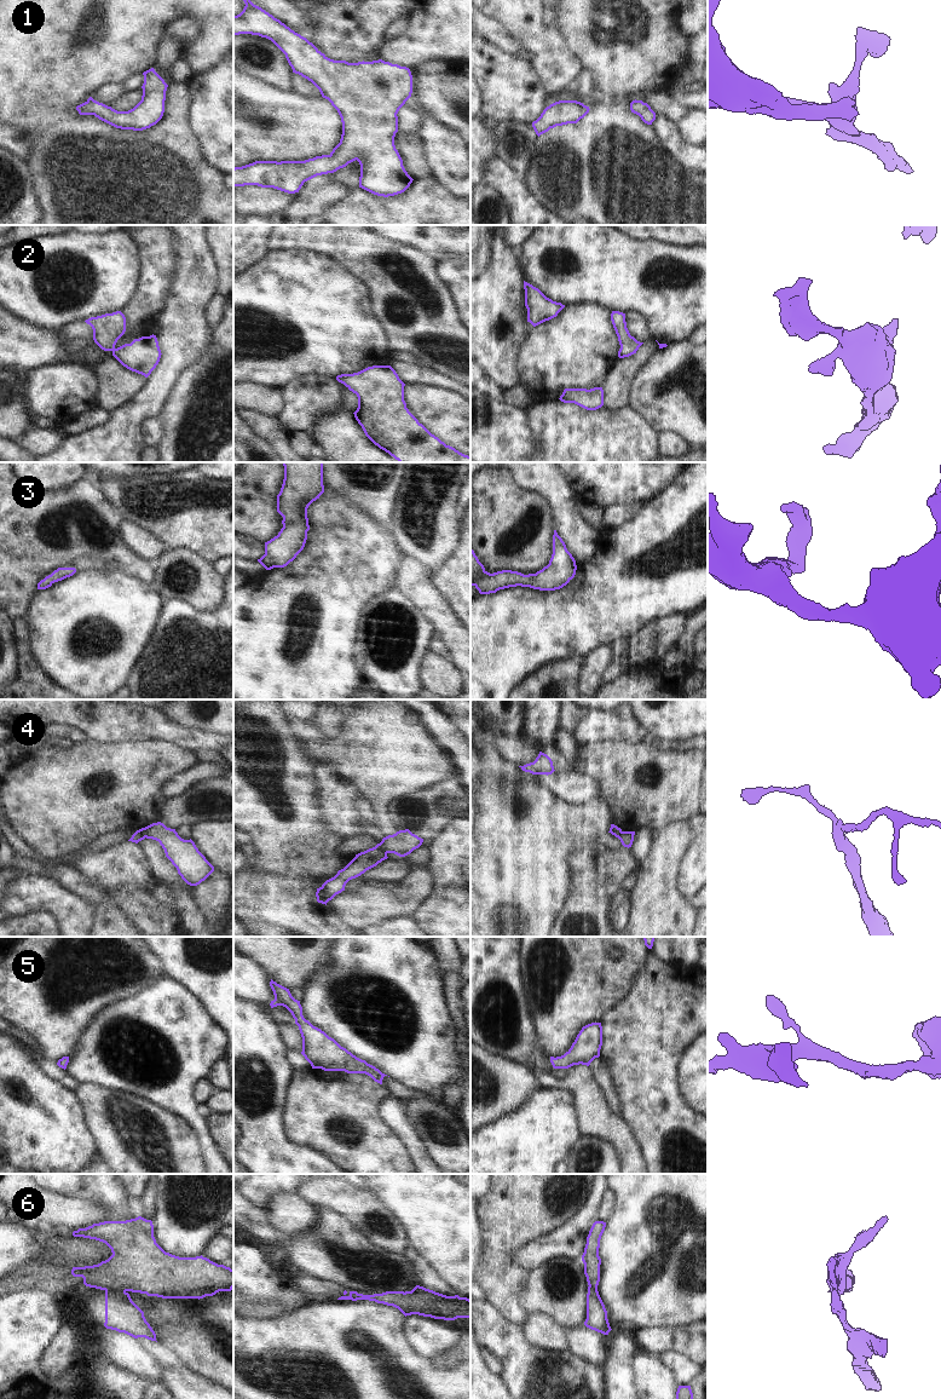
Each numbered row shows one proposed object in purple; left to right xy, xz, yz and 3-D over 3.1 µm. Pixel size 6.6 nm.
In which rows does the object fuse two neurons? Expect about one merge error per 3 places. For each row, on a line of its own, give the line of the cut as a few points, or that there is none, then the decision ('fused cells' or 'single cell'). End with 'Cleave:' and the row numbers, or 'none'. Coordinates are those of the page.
1: no cut | single cell
2: no cut | single cell
3: no cut | single cell
4: xz (375, 846), (386, 853) | fused cells
5: no cut | single cell
6: xy (105, 1289), (121, 1289), (125, 1291) | fused cells
Cleave: 4, 6

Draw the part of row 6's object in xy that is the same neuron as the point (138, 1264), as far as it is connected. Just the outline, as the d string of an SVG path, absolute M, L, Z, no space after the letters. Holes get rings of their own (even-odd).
M142 1216L126 1221L104 1221L73 1232L74 1237L83 1237L105 1243L112 1255L98 1265L73 1267L74 1277L82 1277L83 1284L100 1290L120 1289L157 1296L162 1299L203 1299L219 1291L233 1289L233 1270L218 1265L207 1257L179 1257L166 1253L154 1237L151 1220Z

